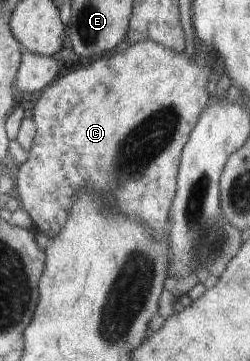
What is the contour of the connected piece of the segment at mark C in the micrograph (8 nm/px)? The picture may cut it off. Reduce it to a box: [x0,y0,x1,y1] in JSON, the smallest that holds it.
[16,40,212,238]

